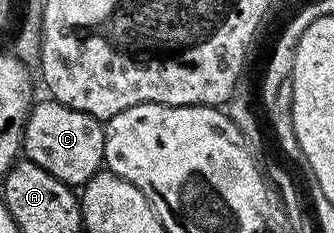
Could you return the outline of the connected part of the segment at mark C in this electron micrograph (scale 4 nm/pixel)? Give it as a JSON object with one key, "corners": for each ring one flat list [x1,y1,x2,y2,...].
{"corners":[[55,100,47,101,37,101,29,109,24,123,23,153,27,161,38,164,38,168,46,168,50,176,62,180,67,186,81,188,92,177,93,181,104,166,105,123]]}

